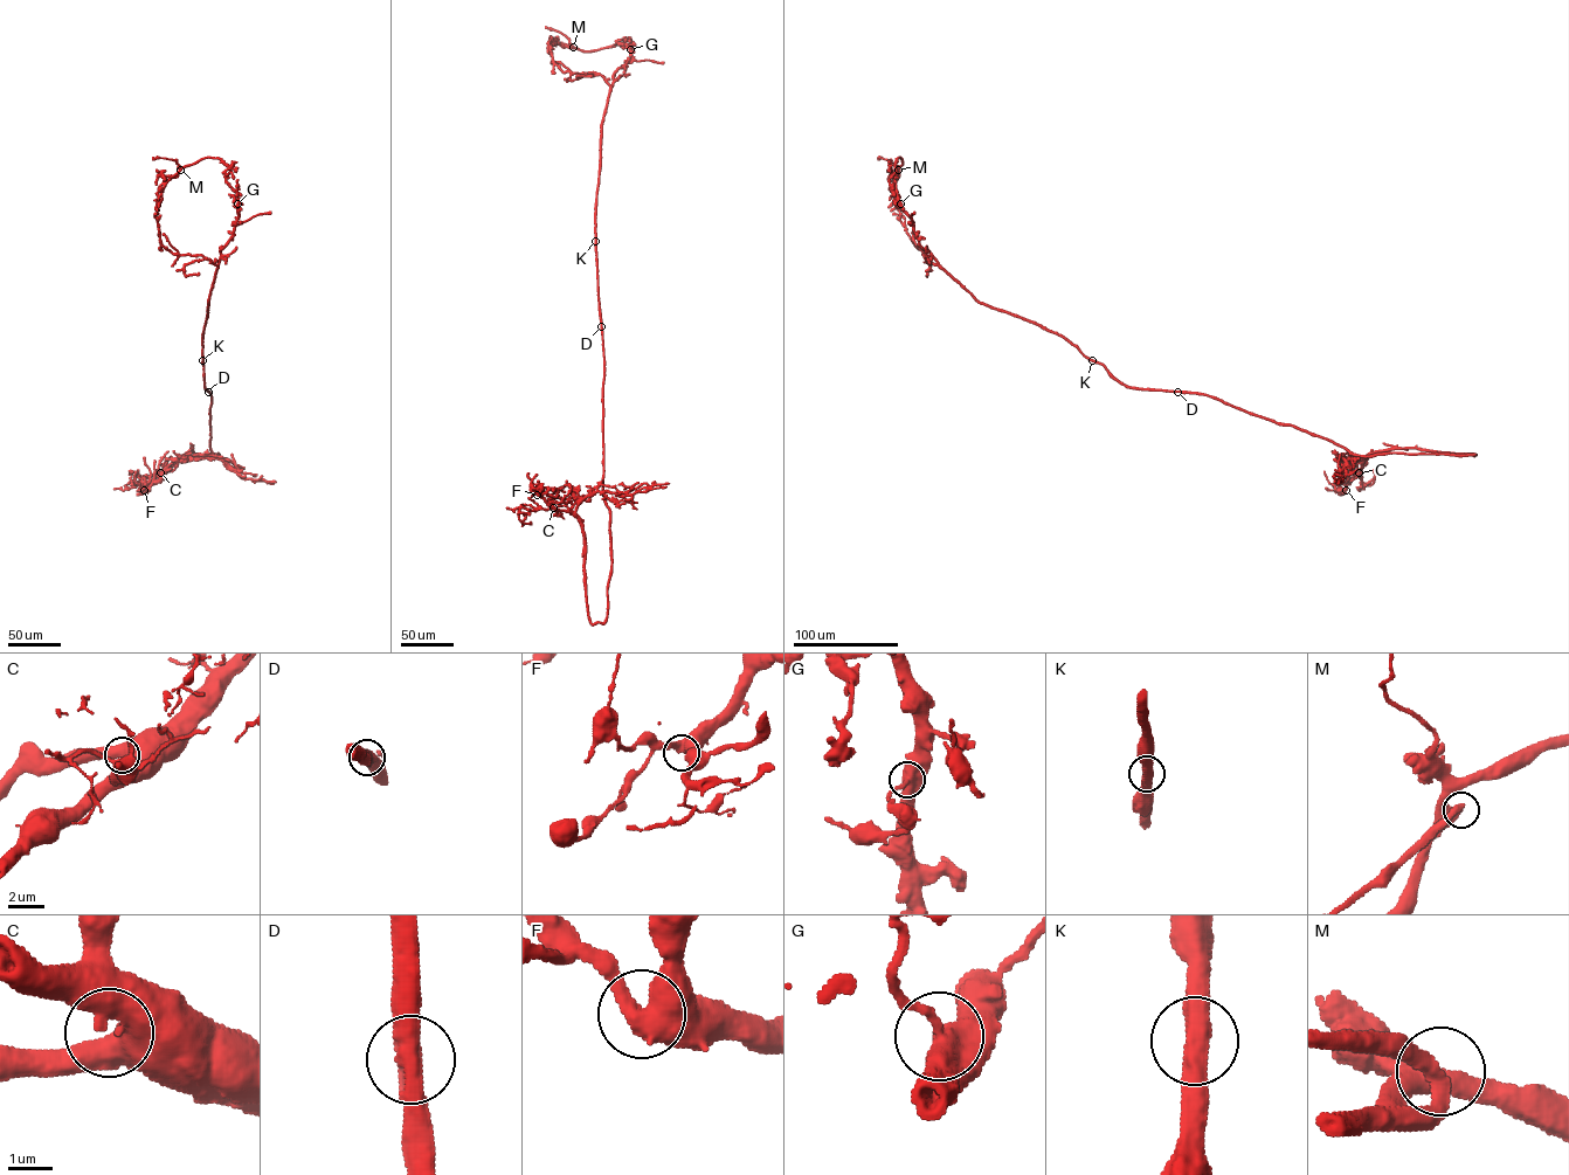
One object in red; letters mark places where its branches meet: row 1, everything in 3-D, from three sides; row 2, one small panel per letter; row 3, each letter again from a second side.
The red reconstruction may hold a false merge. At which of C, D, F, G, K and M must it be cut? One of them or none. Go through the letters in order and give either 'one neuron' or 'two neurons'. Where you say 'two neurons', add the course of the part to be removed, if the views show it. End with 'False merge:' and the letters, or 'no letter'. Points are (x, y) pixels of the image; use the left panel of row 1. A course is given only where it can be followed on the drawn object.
C: one neuron
D: one neuron
F: one neuron
G: one neuron
K: one neuron
M: one neuron
False merge: no letter

